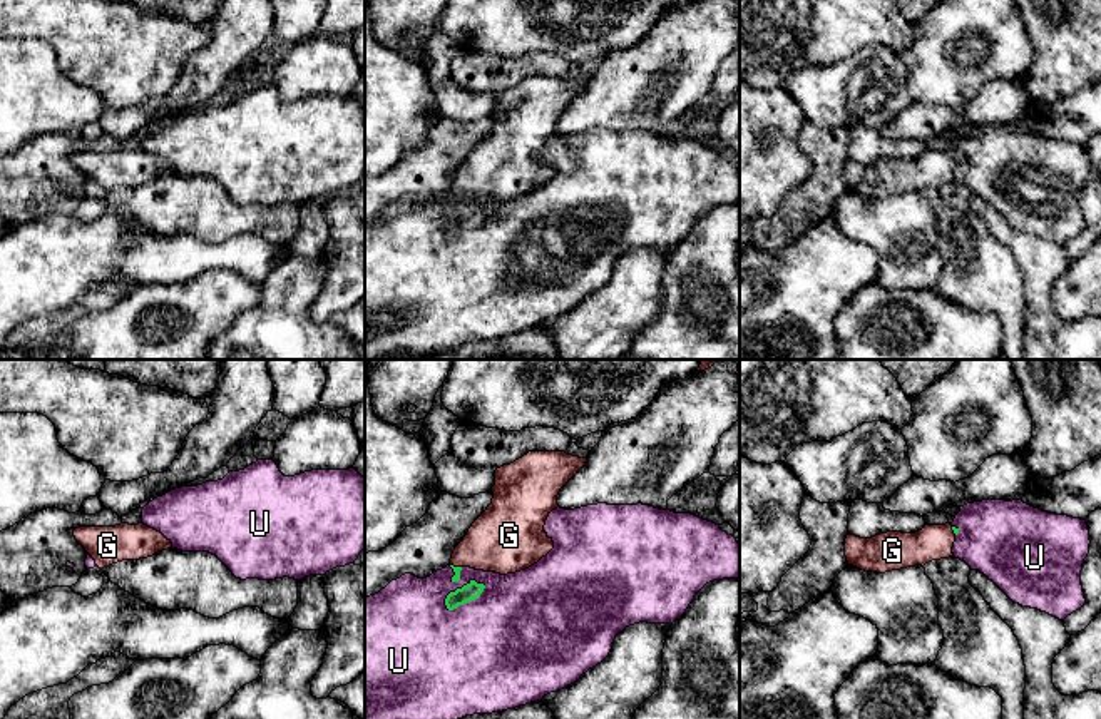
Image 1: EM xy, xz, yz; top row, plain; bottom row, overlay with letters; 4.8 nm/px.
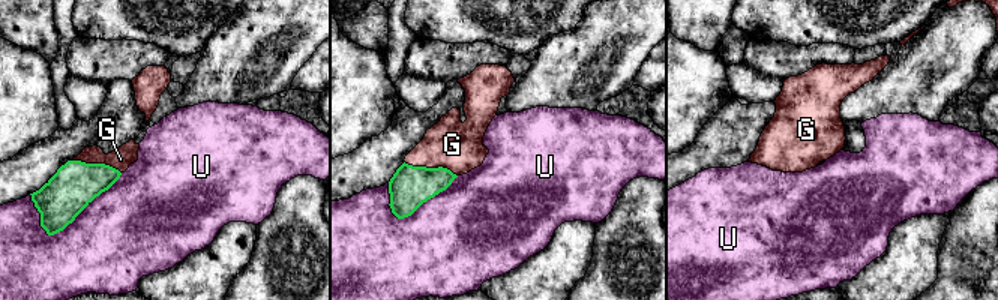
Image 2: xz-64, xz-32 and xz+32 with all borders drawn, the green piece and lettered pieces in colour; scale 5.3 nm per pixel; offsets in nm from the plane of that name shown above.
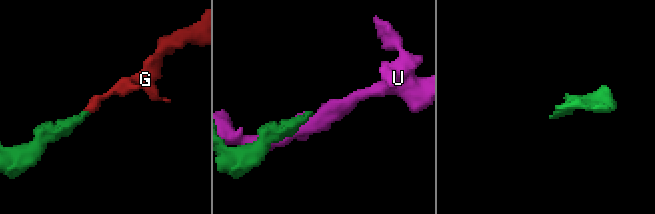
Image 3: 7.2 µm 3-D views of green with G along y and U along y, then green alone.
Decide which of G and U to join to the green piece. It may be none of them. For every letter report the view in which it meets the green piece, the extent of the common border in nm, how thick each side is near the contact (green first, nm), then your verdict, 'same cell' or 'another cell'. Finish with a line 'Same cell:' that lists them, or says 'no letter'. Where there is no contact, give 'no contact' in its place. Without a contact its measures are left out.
G: xz | 60 nm | 40/300 nm | same cell
U: xz | 220 nm | 90/500 nm | another cell
Same cell: G

